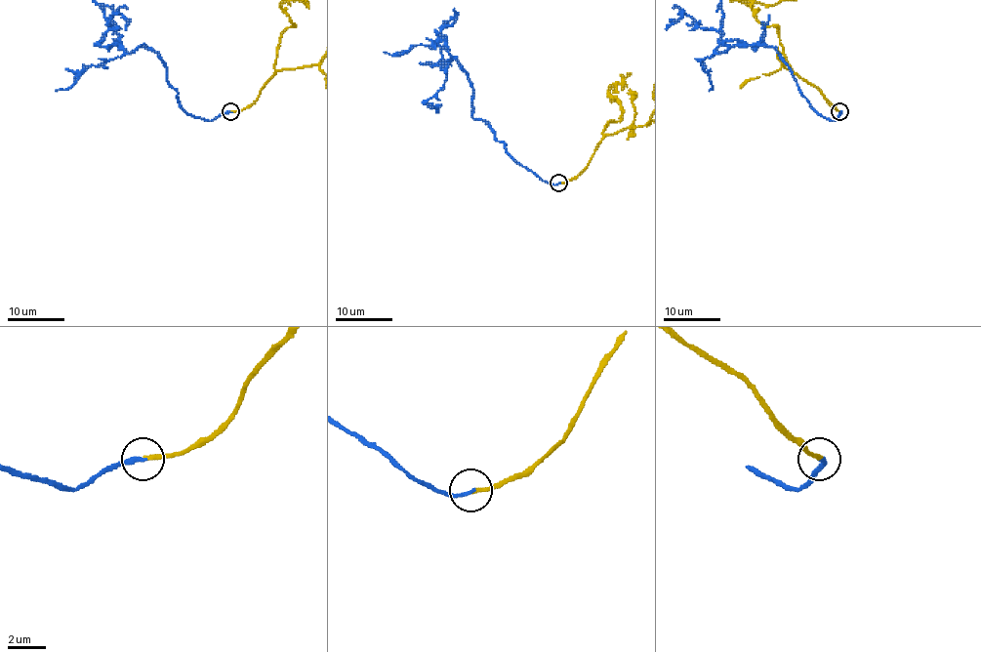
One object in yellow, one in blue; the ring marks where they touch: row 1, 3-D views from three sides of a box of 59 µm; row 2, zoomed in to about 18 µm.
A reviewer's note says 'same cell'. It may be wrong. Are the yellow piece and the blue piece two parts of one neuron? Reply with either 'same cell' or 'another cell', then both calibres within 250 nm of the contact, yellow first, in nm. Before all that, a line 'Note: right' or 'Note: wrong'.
Note: right
same cell; calibres 200 and 200 nm

